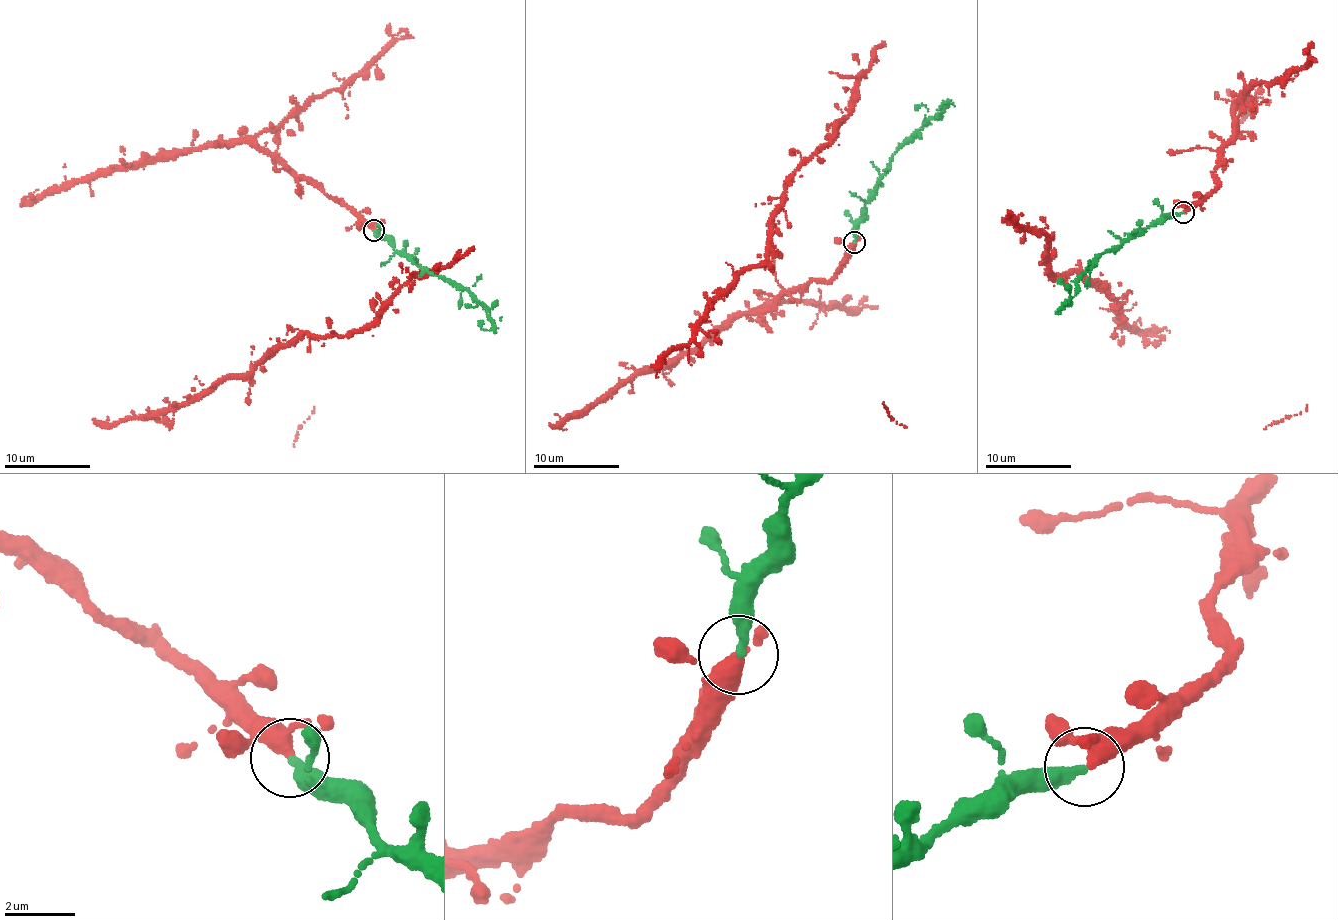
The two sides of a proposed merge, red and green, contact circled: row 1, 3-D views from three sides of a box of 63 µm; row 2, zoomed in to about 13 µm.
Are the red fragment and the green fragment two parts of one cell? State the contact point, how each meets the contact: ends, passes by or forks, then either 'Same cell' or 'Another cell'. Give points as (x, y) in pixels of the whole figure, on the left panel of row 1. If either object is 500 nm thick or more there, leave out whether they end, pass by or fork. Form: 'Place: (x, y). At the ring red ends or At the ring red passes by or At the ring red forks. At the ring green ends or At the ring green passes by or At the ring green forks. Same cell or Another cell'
Place: (373, 230). At the ring red ends. At the ring green ends. Same cell

